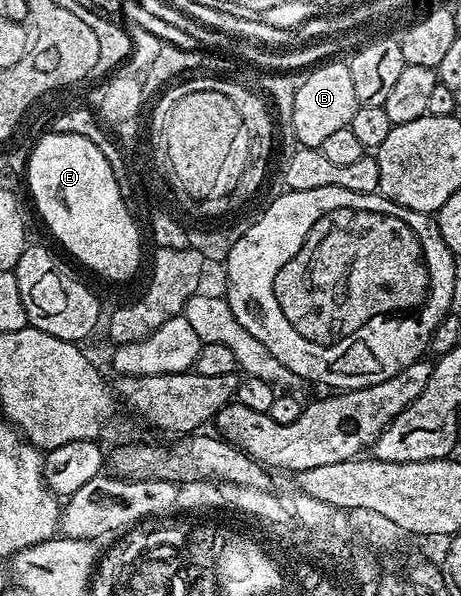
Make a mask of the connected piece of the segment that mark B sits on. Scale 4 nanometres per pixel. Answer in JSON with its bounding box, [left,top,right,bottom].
[290,60,358,148]

